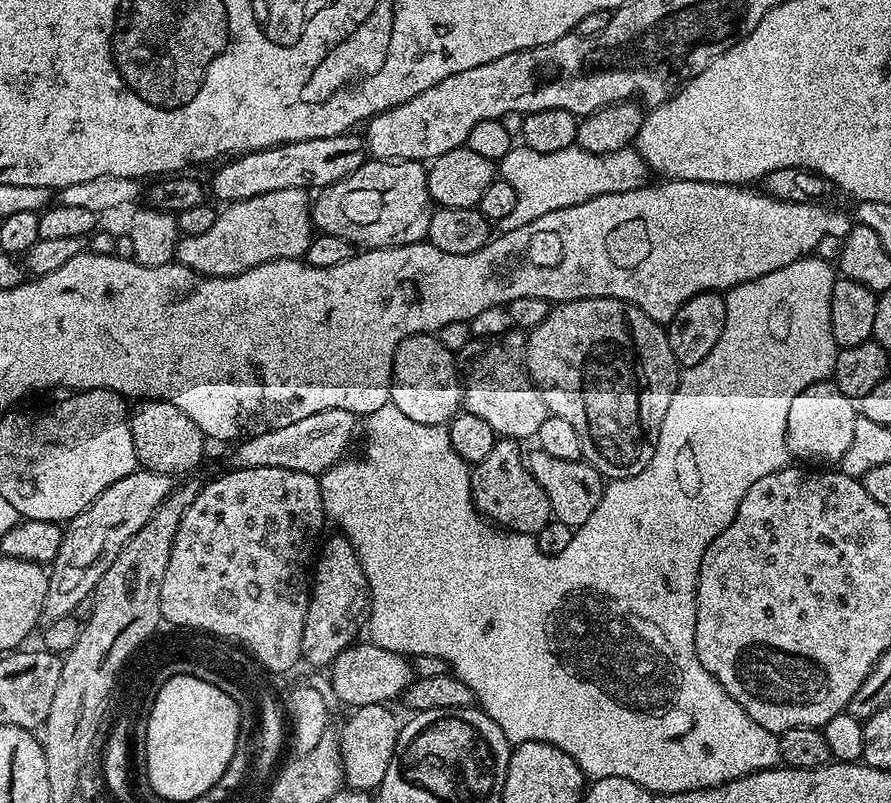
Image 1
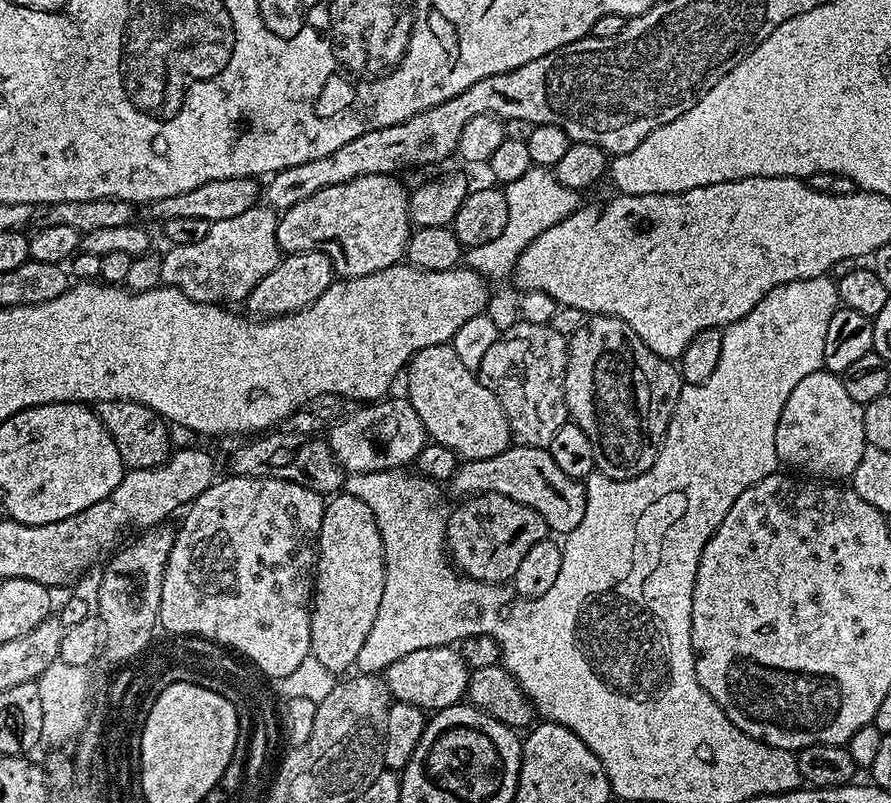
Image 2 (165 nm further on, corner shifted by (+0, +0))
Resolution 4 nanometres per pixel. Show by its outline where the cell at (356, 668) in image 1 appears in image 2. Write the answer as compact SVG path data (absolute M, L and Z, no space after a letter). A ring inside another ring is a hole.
M434 646L414 650L411 654L398 658L398 662L390 662L383 669L382 679L393 701L413 704L437 713L465 699L469 675L469 666L455 647Z

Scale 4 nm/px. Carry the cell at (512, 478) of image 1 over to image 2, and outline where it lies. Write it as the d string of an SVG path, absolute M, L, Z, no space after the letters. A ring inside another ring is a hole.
M497 492L473 496L457 504L460 505L446 520L446 547L453 565L471 580L497 586L511 581L530 546L545 540L550 532L534 509Z

